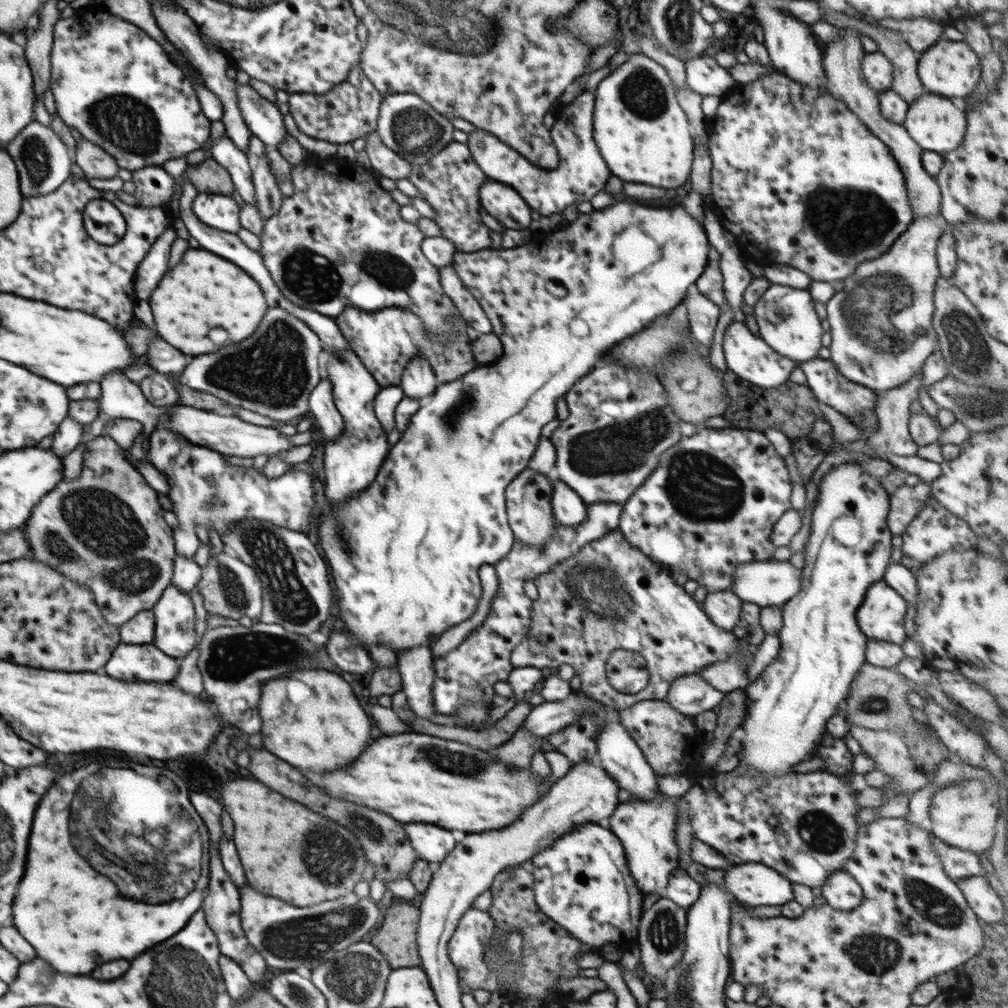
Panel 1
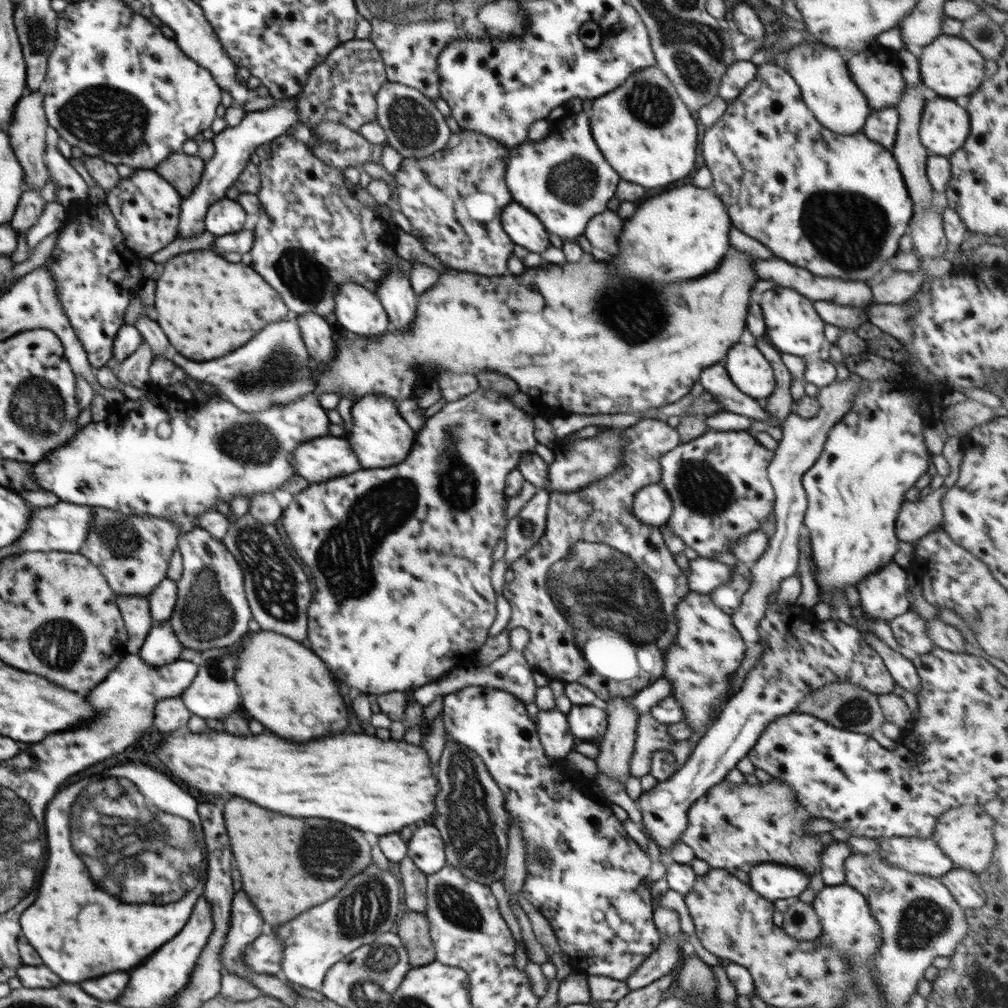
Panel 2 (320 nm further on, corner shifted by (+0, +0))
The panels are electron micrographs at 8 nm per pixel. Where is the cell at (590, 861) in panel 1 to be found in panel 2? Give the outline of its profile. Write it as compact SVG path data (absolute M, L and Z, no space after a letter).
M470 685L461 688L459 691L450 693L444 696L442 712L446 741L455 740L463 744L466 748L476 752L484 762L488 773L492 775L492 778L504 793L504 808L511 814L511 818L517 822L520 831L522 831L522 839L524 839L527 872L525 883L523 884L524 896L549 921L554 936L561 950L569 957L569 962L572 967L580 971L585 971L588 975L594 974L595 976L604 976L613 980L626 982L630 974L633 974L661 943L661 936L653 919L653 911L655 909L652 903L652 894L650 893L651 886L648 887L648 885L645 885L645 879L650 875L650 857L628 836L623 827L623 822L614 815L608 804L593 797L580 782L572 782L570 778L566 778L566 774L560 772L561 770L559 765L557 765L557 761L546 756L545 750L542 748L542 744L538 738L536 724L528 716L525 705L509 692L489 686Z

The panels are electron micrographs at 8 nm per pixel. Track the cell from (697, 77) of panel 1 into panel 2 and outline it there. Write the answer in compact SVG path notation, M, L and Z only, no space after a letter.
M734 61L728 65L727 73L721 78L719 96L727 103L734 102L746 85L756 78L757 66L751 61Z

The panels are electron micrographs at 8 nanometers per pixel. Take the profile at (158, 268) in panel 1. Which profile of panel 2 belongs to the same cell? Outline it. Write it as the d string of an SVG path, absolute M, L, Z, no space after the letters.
M296 98L276 100L267 110L257 110L245 113L245 117L233 127L226 127L215 134L211 140L215 146L215 153L211 159L205 161L205 169L201 181L191 194L181 201L180 217L178 218L178 233L176 238L187 239L201 235L204 229L204 218L207 208L226 196L226 191L234 182L244 167L251 162L251 156L256 148L262 144L269 144L275 138L293 133L299 122L299 112L296 108Z

